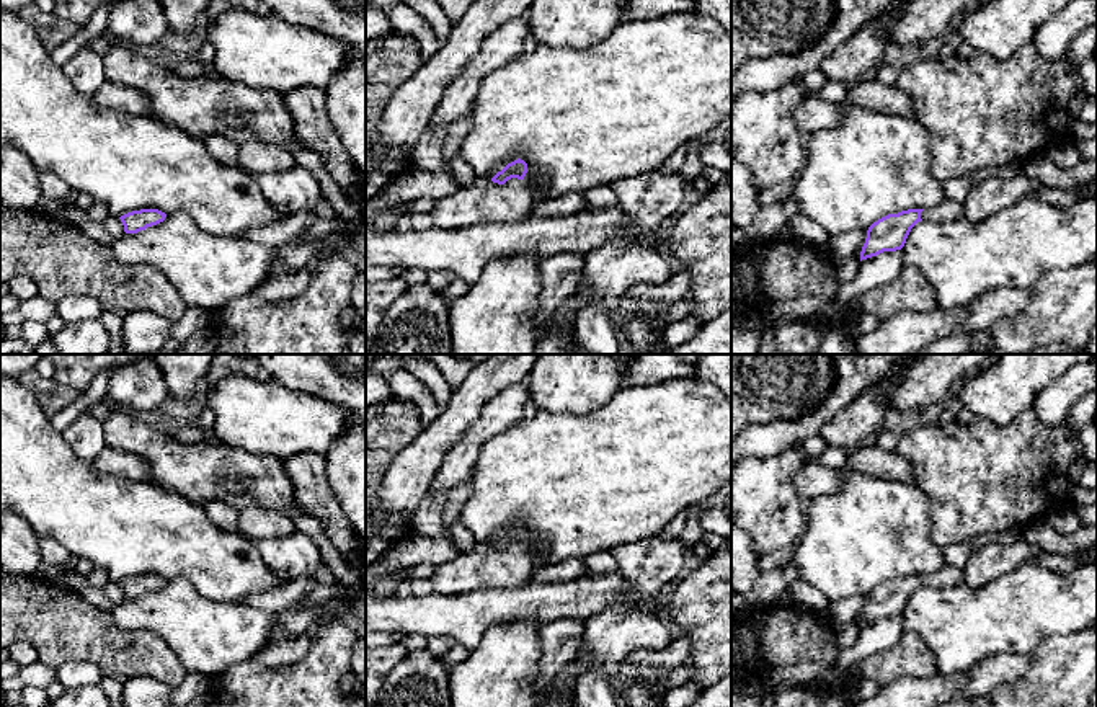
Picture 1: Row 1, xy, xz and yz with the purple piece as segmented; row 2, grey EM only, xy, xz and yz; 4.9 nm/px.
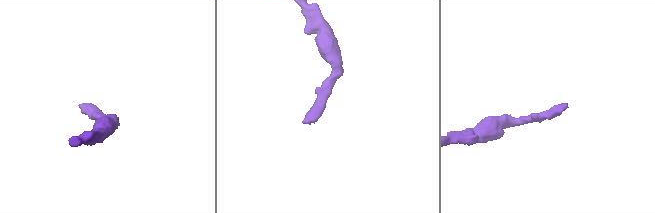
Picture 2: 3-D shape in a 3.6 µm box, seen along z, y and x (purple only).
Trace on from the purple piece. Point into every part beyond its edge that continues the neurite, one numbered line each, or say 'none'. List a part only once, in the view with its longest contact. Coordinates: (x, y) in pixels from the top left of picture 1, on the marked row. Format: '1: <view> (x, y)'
1: xz (513, 201)

